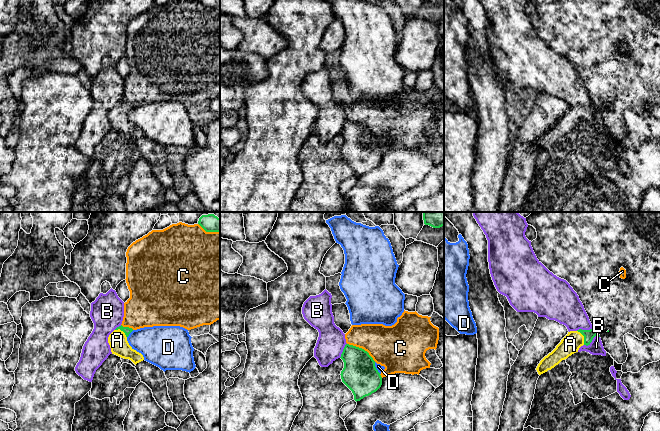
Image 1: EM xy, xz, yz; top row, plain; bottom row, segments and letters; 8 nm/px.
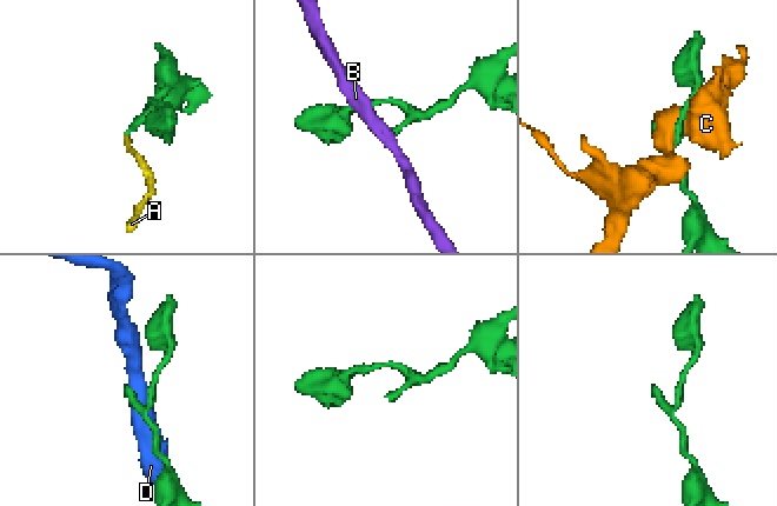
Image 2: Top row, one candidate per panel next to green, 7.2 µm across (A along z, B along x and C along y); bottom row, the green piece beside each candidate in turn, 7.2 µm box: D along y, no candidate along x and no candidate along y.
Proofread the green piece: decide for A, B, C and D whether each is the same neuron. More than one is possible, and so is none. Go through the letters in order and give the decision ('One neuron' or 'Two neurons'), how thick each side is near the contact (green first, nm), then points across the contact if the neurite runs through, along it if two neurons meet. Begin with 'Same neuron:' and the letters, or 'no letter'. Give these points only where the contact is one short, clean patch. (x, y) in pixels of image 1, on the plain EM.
Same neuron: A
A: One neuron. Thickness 80 nm (green) against 160 nm. Path across: yz (588, 111), (584, 113), (577, 114), (570, 120)
B: Two neurons. Thickness 80 nm (green) against 110 nm. Boundary: yz (599, 112), (595, 112), (587, 121), (584, 121)
C: Two neurons. Thickness 280 nm (green) against 340 nm
D: Two neurons. Thickness 280 nm (green) against 50 nm. Boundary: xz (374, 138), (375, 144), (380, 149)

